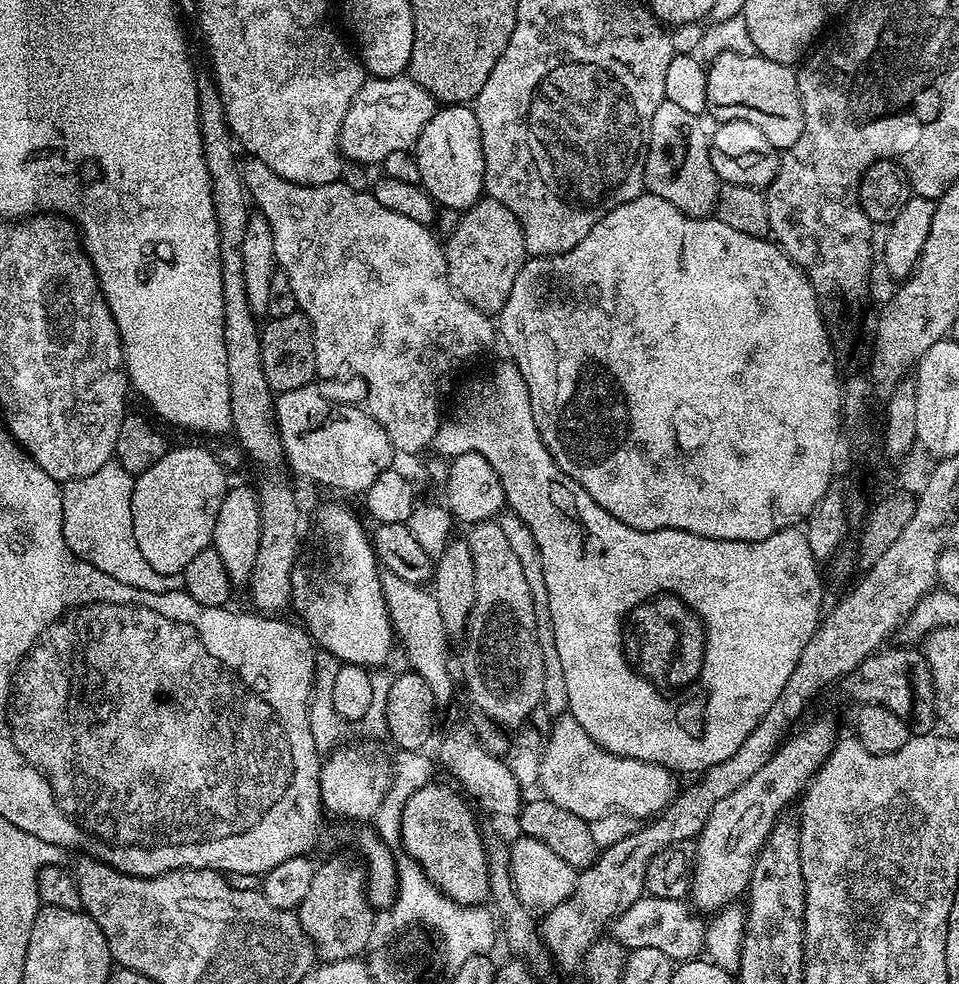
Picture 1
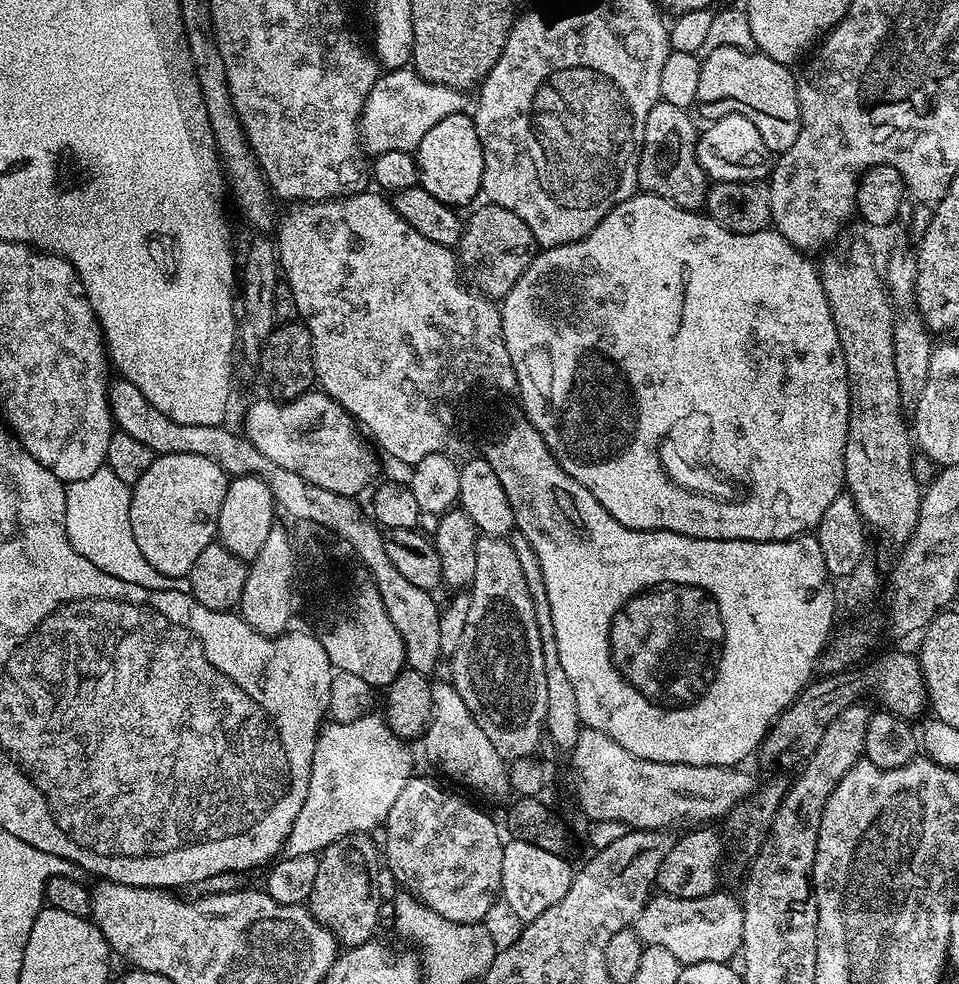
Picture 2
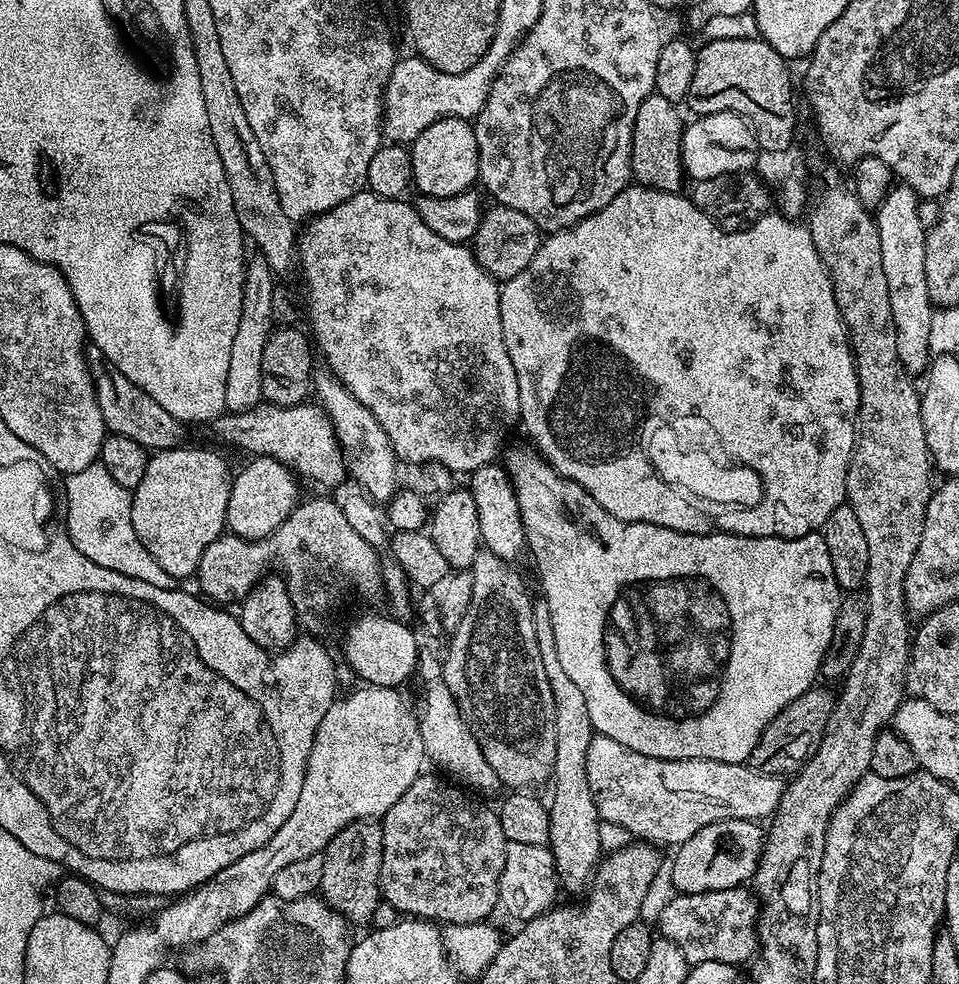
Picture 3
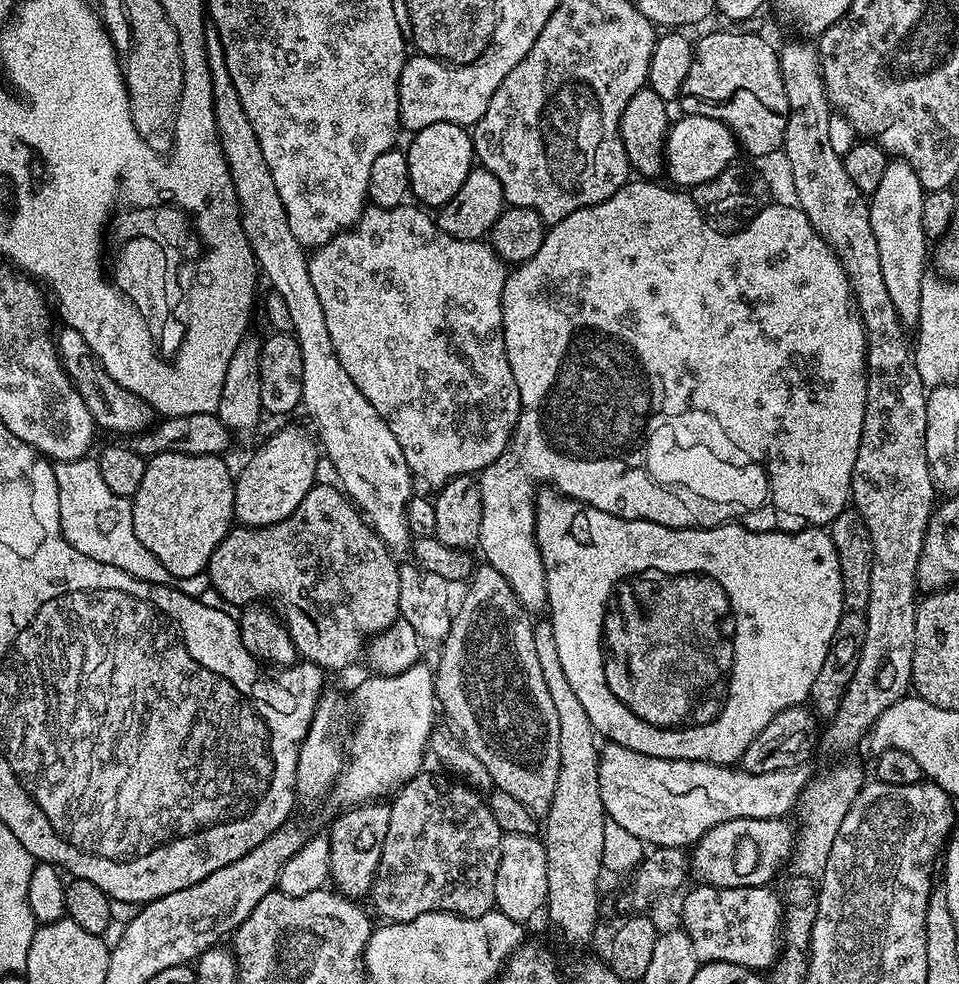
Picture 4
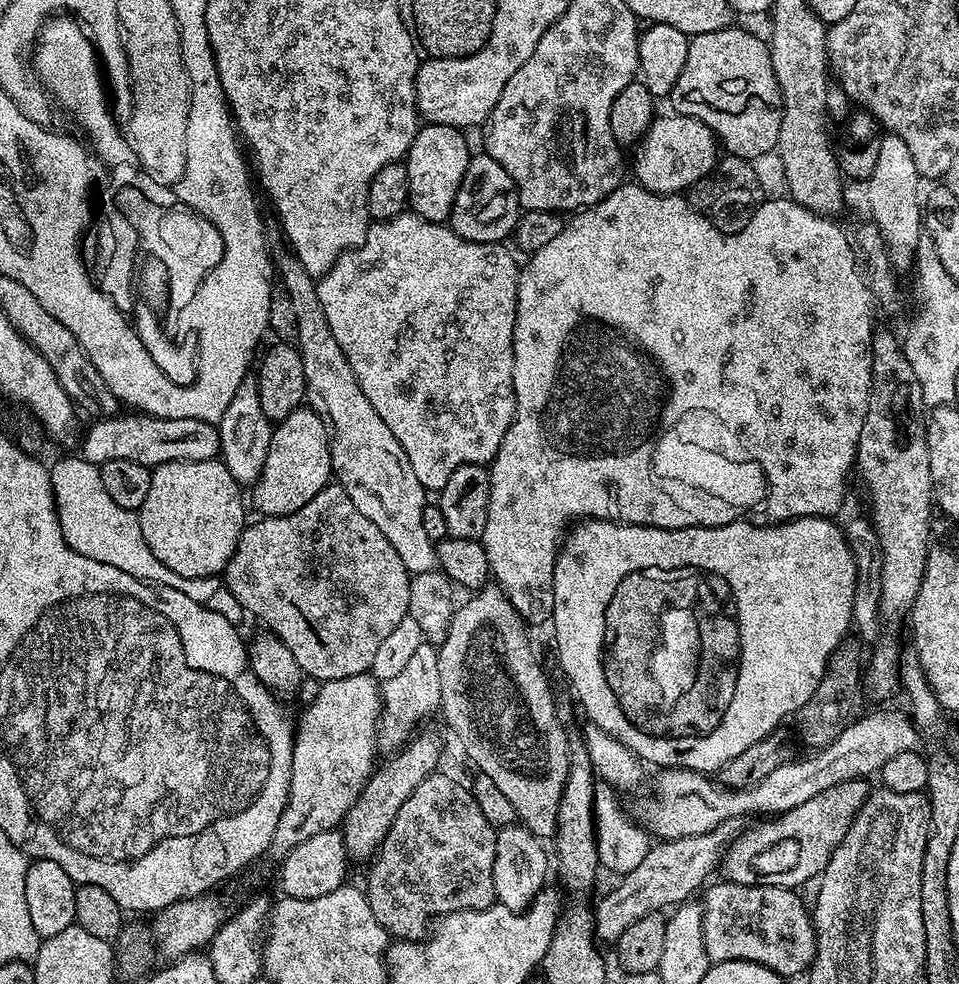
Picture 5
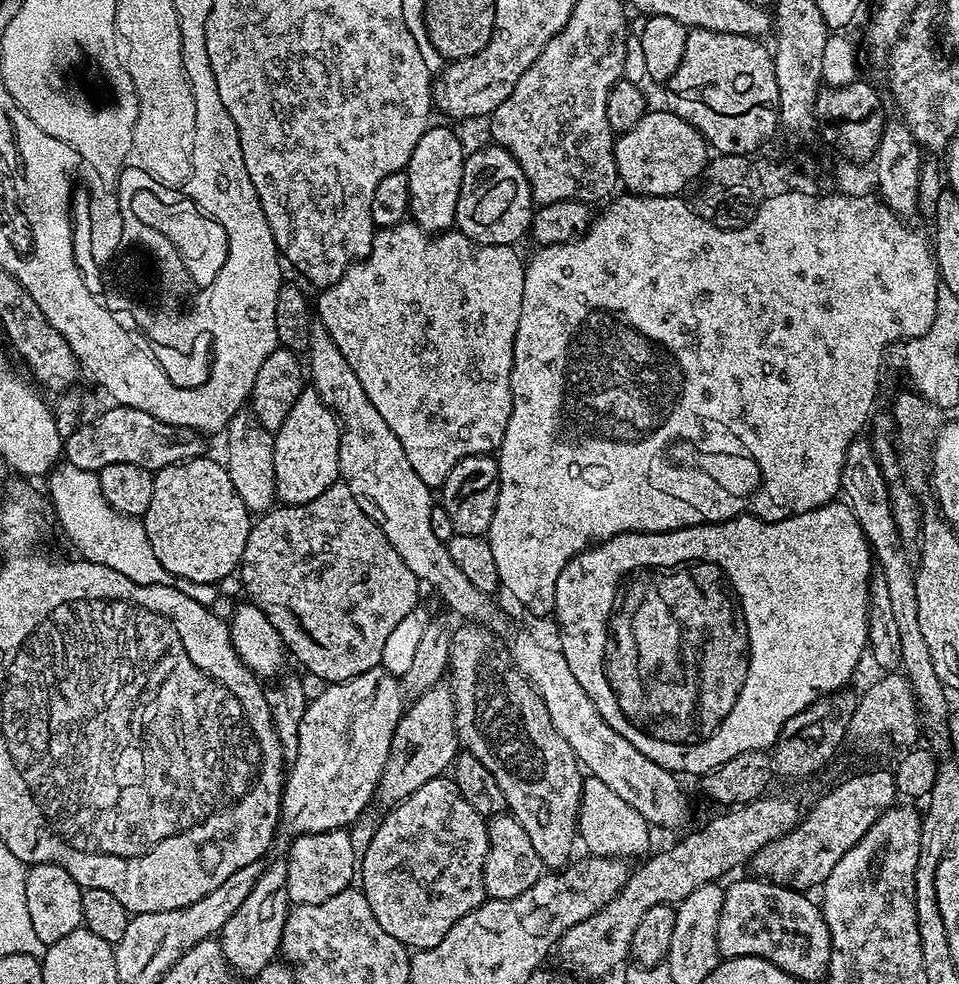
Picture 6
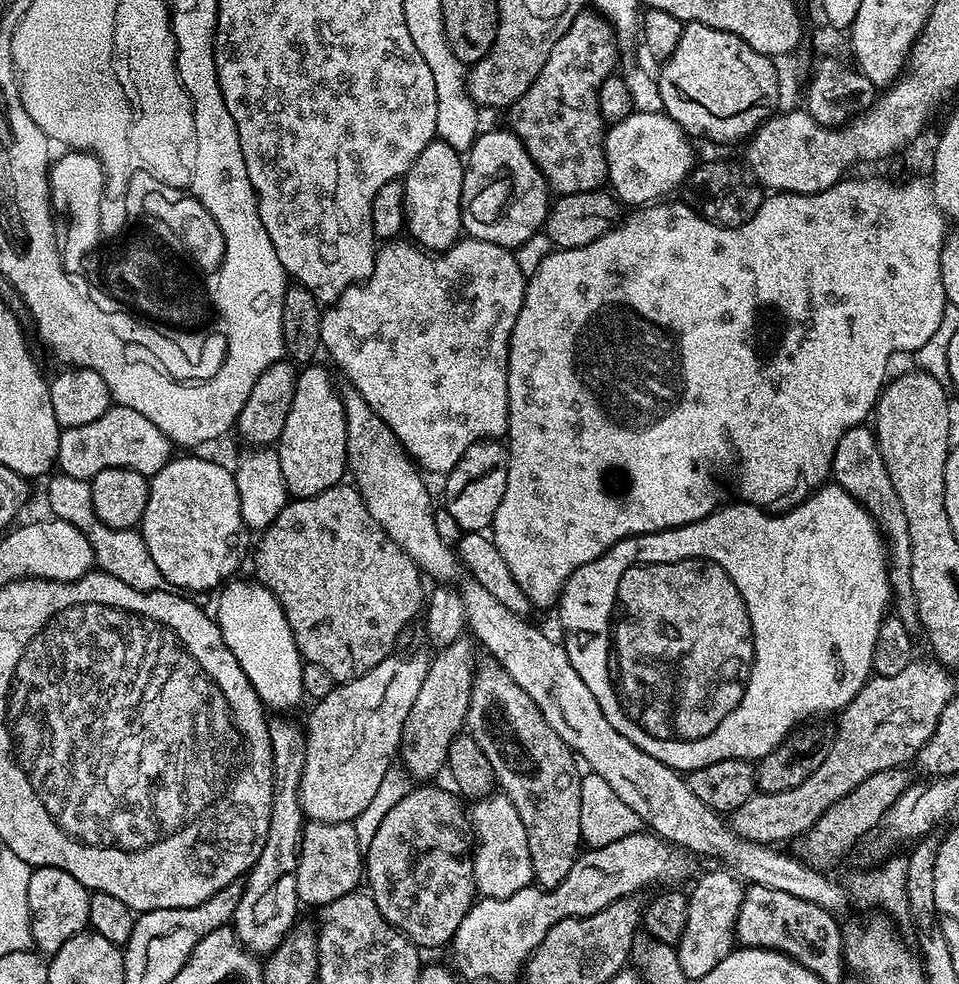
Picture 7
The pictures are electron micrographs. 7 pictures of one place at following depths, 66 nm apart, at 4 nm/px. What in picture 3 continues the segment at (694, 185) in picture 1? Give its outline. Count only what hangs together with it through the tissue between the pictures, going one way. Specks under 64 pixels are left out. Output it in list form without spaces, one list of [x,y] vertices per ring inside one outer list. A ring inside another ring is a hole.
[[[650,95],[638,106],[636,125],[632,131],[632,175],[637,185],[662,190],[680,192],[686,173],[682,162],[682,138],[685,121],[680,121],[680,112],[675,103],[658,95]]]

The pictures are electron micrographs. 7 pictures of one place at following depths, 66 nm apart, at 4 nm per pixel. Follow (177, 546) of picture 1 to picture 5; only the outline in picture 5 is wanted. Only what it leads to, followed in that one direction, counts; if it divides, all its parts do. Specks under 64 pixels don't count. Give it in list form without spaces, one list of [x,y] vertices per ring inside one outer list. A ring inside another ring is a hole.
[[[219,459],[206,462],[179,460],[159,464],[152,469],[146,502],[142,502],[138,509],[142,538],[146,538],[146,546],[154,550],[154,558],[158,558],[158,562],[170,566],[170,570],[174,570],[174,574],[182,574],[182,578],[219,577],[228,565],[228,559],[234,554],[240,531],[246,527],[246,500],[245,497],[244,500],[240,497],[240,492],[241,485],[236,483],[230,470],[226,470],[226,466]]]

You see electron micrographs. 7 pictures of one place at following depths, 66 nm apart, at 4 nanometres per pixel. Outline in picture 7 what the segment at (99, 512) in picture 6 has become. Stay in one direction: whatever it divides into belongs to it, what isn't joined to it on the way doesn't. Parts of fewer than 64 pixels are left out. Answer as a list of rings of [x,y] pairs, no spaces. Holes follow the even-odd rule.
[[[56,474],[48,482],[51,515],[57,520],[65,520],[78,526],[81,532],[88,535],[92,557],[99,571],[109,572],[114,578],[126,582],[126,586],[134,586],[134,590],[159,592],[169,587],[166,578],[162,578],[162,570],[158,570],[154,558],[150,558],[150,550],[146,550],[146,542],[139,531],[130,528],[111,528],[96,519],[96,511],[92,505],[92,486],[89,481]]]

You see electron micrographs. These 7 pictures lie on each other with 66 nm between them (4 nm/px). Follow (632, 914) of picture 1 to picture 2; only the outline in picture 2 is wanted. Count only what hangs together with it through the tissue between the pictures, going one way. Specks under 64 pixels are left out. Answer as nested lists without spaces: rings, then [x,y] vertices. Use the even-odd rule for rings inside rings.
[[[723,890],[702,898],[674,898],[656,894],[637,914],[634,930],[645,946],[653,944],[670,950],[681,966],[698,962],[727,964],[737,959],[742,946],[743,921],[743,903]]]

